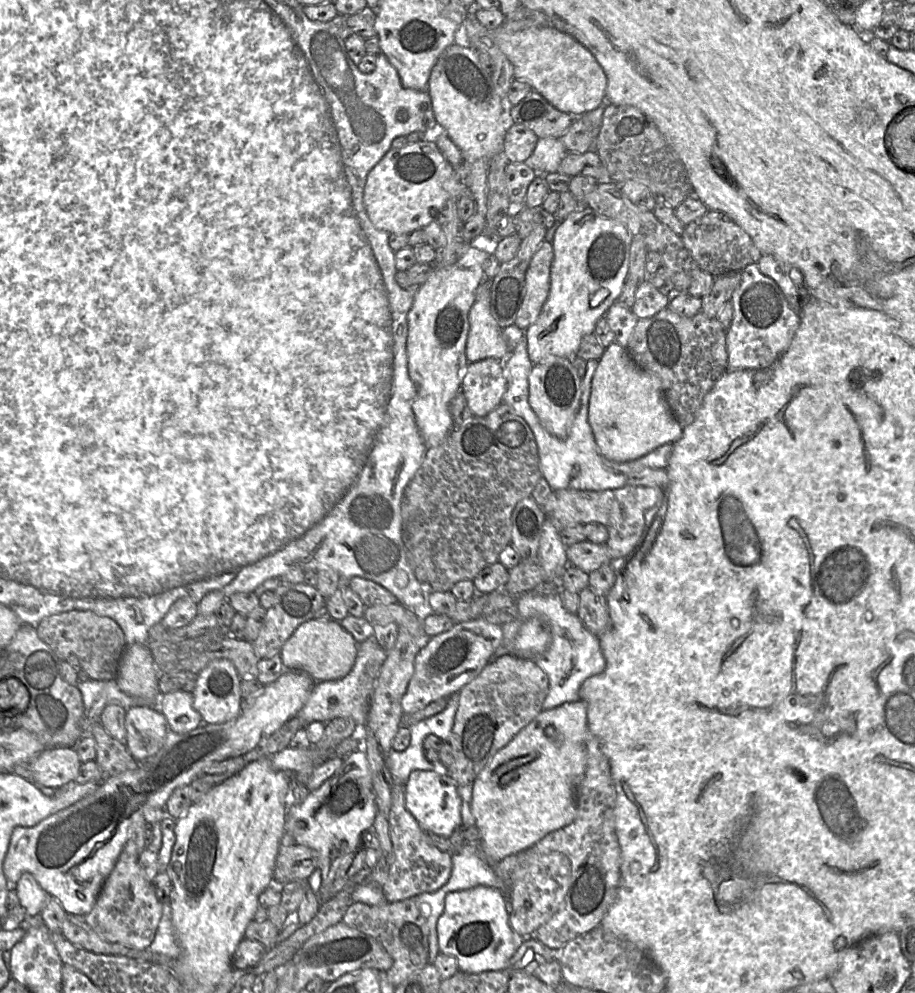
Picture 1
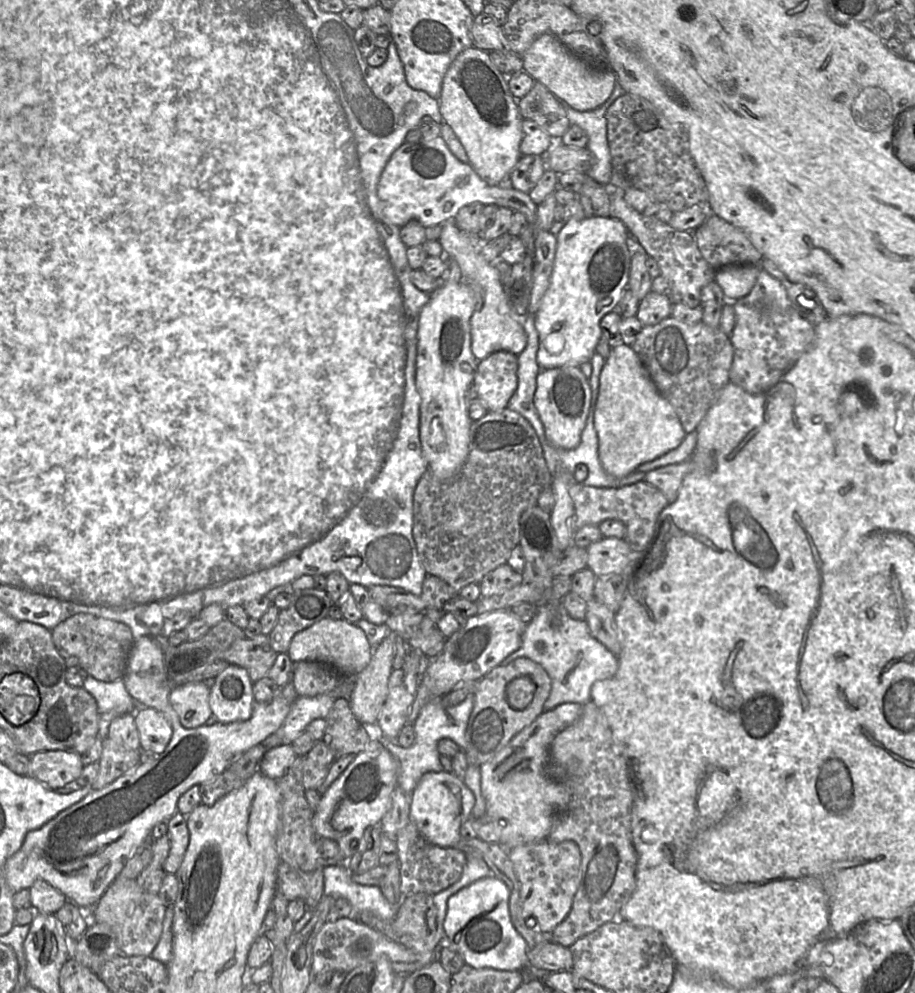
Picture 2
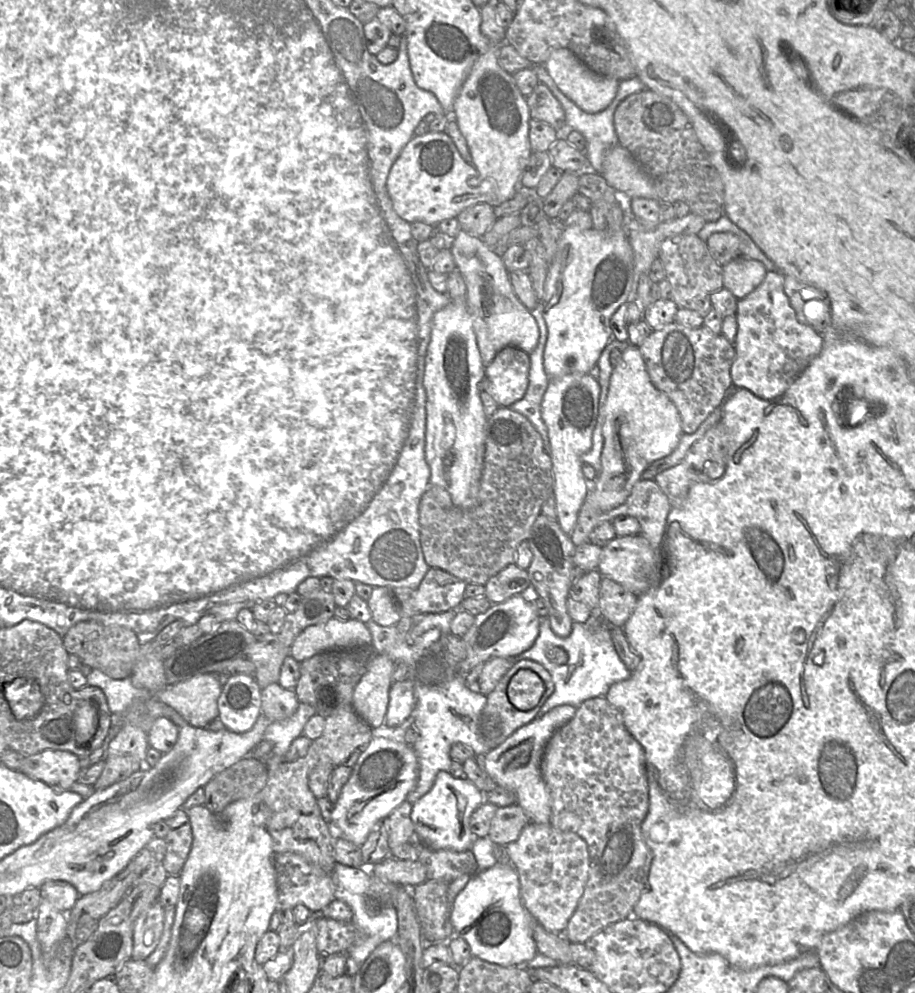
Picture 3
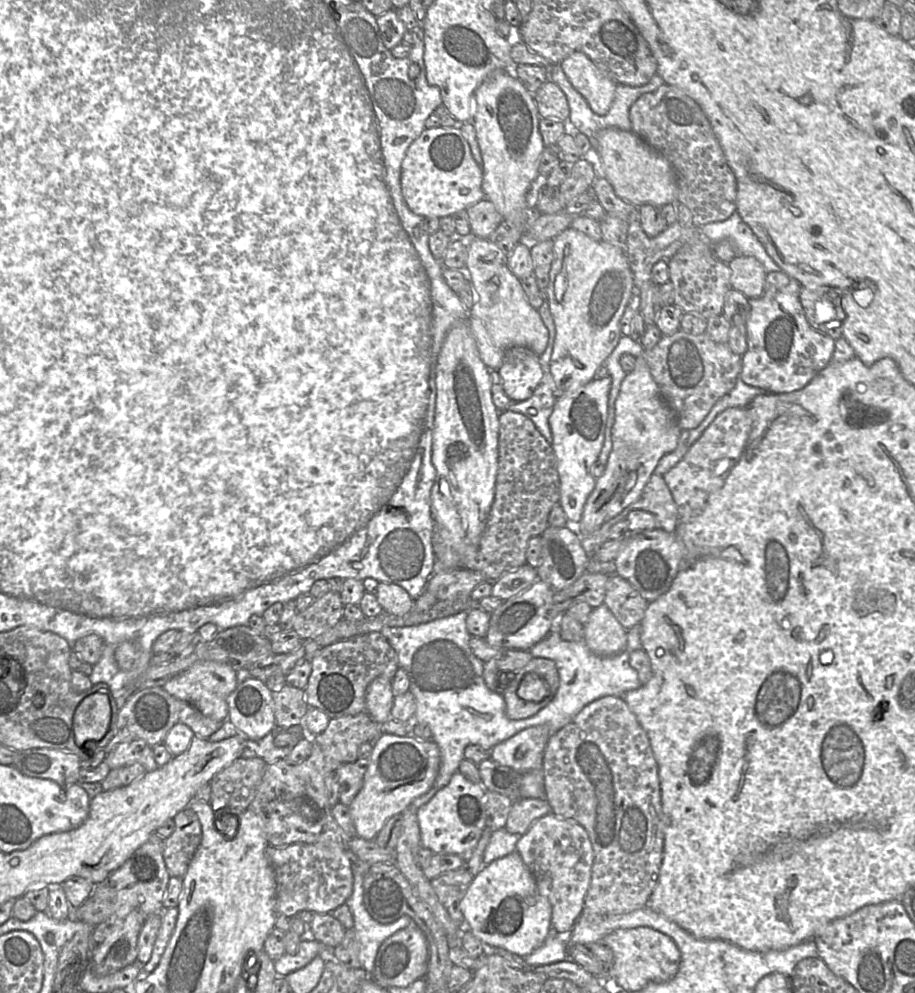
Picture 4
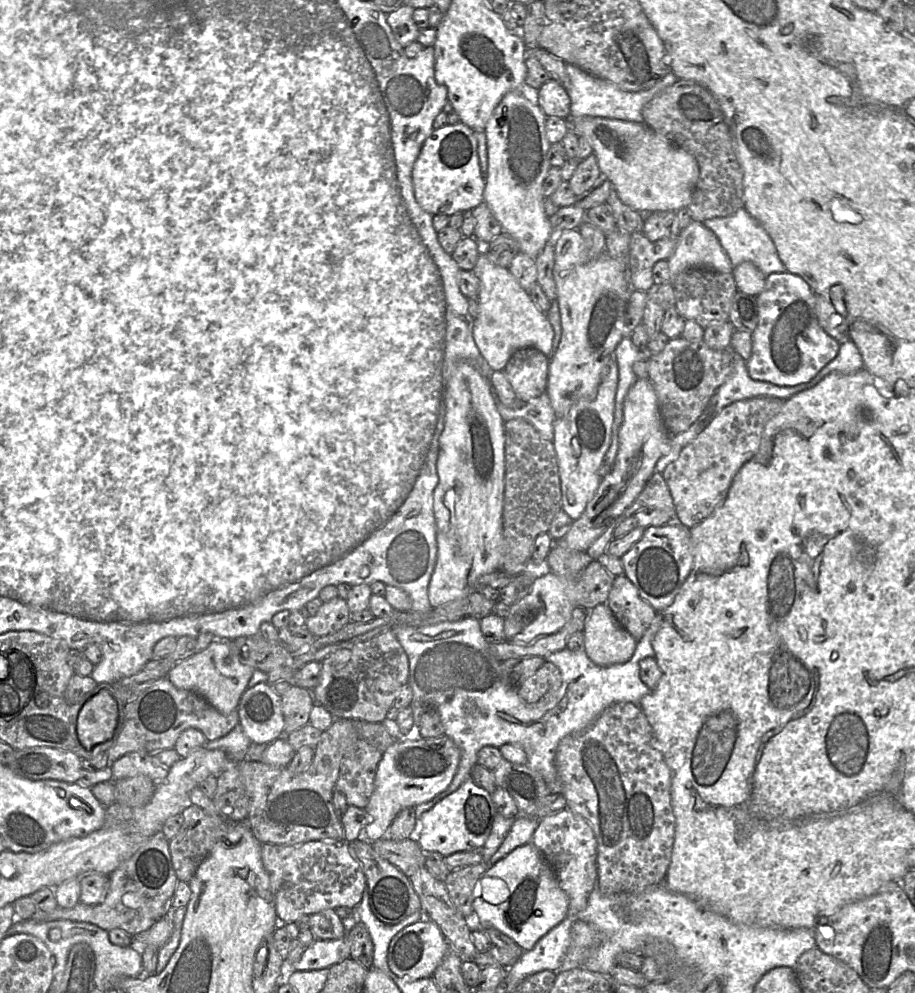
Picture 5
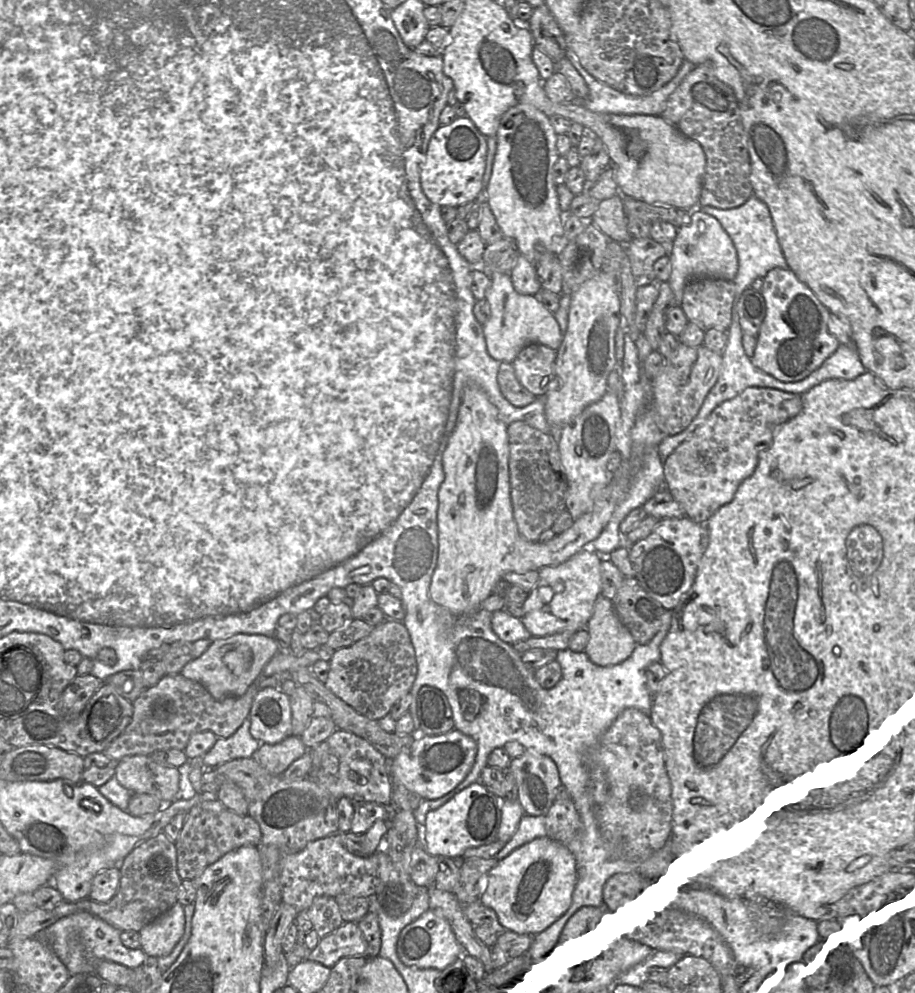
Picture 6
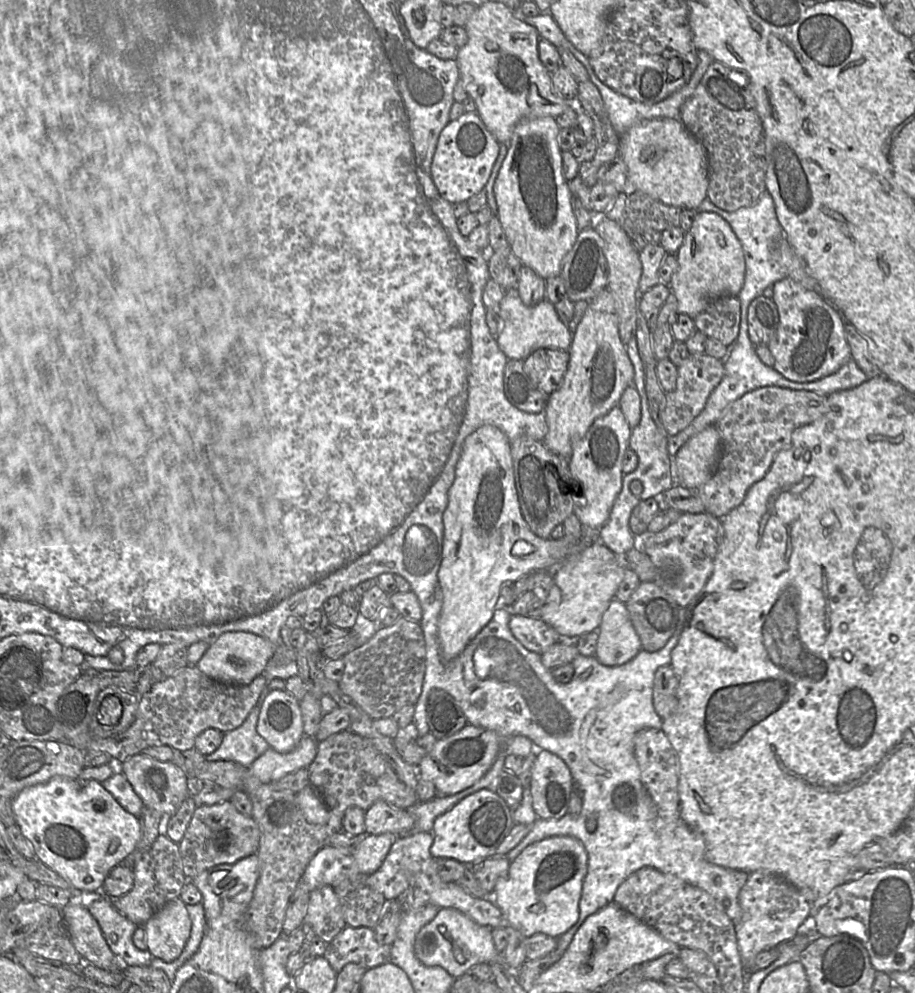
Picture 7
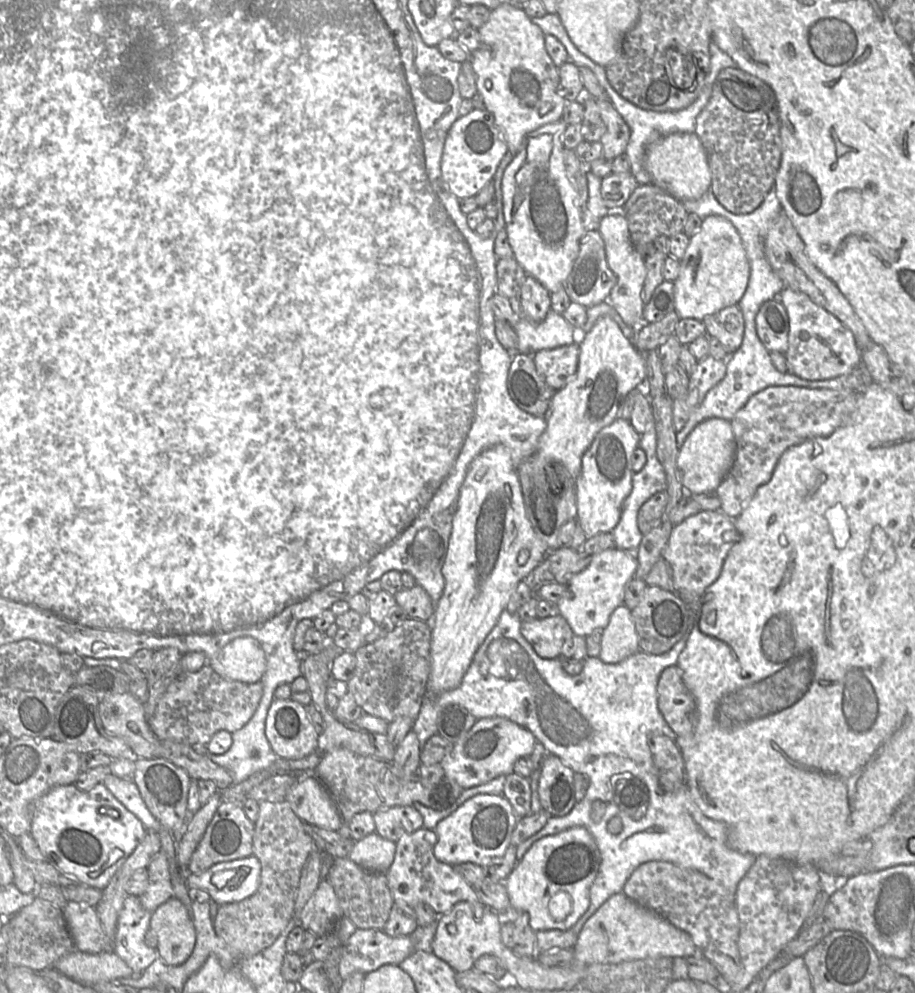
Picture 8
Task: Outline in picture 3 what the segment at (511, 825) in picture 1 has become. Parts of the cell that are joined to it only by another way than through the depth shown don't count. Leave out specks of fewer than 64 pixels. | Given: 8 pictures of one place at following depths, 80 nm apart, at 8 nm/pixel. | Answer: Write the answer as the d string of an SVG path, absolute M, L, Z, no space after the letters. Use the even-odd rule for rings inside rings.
M568 704L553 708L529 724L518 728L503 743L489 750L483 757L483 765L488 775L498 785L515 794L516 803L525 811L530 822L538 824L551 822L550 794L541 774L541 759L551 736L573 718L576 710L577 707Z

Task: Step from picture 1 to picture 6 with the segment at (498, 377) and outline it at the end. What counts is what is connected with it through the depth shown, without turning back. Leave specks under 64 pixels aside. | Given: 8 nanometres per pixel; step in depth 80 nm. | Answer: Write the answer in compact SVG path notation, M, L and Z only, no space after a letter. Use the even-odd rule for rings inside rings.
M529 344L512 361L518 381L537 398L544 398L551 390L556 357L557 350L541 344Z

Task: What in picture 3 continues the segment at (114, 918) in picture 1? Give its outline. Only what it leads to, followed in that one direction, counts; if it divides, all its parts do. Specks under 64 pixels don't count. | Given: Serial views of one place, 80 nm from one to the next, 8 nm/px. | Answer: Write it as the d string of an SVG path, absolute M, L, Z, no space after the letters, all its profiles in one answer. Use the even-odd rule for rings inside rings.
M153 903L136 919L133 931L132 959L145 960L157 947L163 932L165 907Z

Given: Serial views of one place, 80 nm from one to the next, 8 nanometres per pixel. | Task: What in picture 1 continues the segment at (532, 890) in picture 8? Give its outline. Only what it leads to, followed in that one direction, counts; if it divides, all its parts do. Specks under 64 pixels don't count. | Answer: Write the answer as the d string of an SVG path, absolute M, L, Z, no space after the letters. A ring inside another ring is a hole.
M483 885L449 893L436 929L439 952L453 956L459 970L466 973L507 969L511 957L524 942L510 926L504 894Z

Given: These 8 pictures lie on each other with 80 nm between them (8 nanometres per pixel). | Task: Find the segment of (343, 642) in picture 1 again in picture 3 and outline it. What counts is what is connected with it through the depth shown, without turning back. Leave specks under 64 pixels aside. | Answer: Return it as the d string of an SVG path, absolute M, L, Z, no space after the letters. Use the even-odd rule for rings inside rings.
M331 618L302 631L290 647L290 656L301 663L324 651L371 646L372 636L366 623Z

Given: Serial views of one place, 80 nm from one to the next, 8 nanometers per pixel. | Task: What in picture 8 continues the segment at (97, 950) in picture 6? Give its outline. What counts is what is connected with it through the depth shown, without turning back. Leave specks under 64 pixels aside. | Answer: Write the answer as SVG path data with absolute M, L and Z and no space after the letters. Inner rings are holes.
M128 895L118 914L113 952L131 968L134 974L142 973L157 959L155 948L145 943L152 914L141 905L137 895Z

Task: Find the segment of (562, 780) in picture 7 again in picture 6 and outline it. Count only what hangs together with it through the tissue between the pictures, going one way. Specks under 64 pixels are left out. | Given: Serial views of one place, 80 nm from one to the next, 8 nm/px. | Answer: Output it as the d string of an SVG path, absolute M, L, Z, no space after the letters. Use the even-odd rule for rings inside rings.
M526 751L521 757L512 759L507 773L516 784L517 800L525 815L546 816L561 789L561 780L556 763L546 755Z

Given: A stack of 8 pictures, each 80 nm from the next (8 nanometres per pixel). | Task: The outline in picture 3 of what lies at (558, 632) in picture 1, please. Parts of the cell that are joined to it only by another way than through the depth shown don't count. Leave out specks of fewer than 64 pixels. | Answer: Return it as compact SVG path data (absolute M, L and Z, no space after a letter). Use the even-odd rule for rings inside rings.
M547 616L540 617L539 634L535 643L528 650L513 657L517 662L522 659L533 660L541 664L551 675L554 682L554 691L539 710L537 717L541 717L553 708L568 704L578 707L588 699L605 696L616 682L627 679L631 671L619 658L611 637L609 629L602 622L597 629L593 629L586 623L573 621L569 636L557 636L550 626ZM553 647L559 647L566 651L567 661L563 664L555 664L547 657L547 651Z

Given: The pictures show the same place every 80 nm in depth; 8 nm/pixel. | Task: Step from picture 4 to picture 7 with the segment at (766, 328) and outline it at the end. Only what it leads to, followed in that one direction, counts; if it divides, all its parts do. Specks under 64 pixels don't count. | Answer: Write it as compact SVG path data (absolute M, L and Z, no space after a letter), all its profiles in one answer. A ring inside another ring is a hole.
M789 277L775 282L770 291L764 295L771 297L778 308L779 325L767 347L775 359L773 368L785 378L795 382L811 382L835 373L852 359L851 349L845 336L845 320L822 295L804 288Z

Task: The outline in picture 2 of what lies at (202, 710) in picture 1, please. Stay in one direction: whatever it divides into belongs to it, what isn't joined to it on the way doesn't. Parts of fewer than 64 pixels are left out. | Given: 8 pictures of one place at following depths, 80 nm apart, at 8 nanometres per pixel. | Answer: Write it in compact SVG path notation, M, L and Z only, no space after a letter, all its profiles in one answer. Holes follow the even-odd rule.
M230 664L210 685L209 705L220 723L248 720L255 703L253 681L242 667Z

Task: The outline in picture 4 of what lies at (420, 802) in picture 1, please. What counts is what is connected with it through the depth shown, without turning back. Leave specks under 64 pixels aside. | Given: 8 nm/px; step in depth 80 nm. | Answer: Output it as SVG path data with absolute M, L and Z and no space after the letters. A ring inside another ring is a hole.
M456 772L449 783L416 810L421 845L436 854L468 855L486 827L486 790Z

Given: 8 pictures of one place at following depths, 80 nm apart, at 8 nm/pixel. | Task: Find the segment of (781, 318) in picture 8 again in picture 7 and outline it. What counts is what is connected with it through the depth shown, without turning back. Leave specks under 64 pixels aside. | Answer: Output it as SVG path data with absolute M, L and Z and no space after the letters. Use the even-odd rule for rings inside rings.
M760 295L748 307L748 334L752 343L766 345L779 325L778 308L769 296Z

